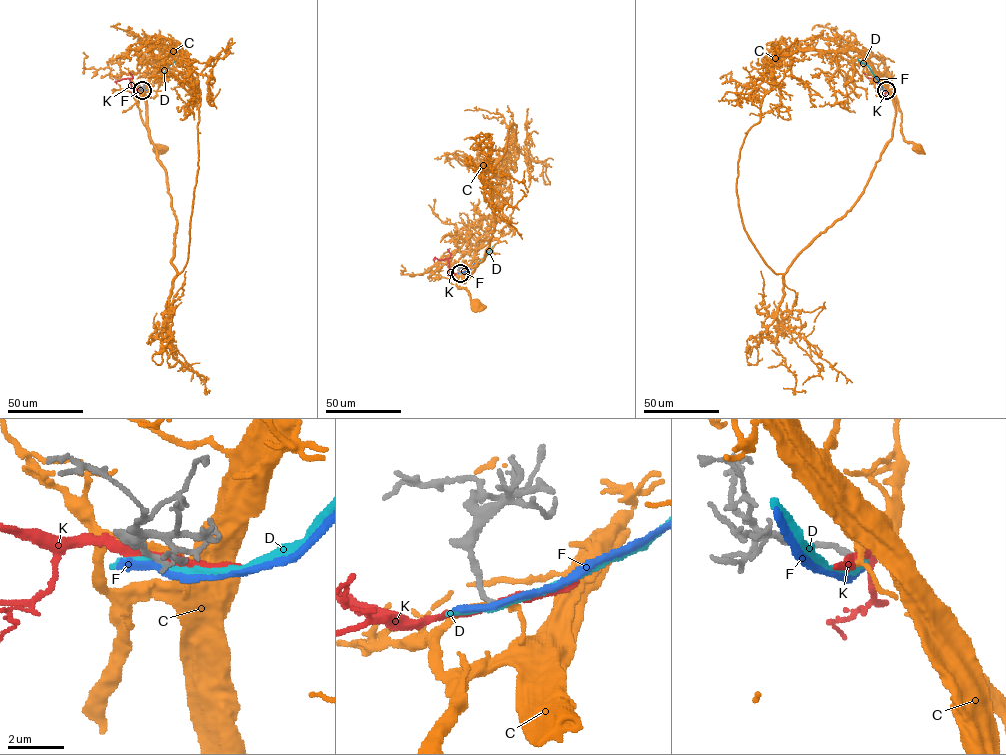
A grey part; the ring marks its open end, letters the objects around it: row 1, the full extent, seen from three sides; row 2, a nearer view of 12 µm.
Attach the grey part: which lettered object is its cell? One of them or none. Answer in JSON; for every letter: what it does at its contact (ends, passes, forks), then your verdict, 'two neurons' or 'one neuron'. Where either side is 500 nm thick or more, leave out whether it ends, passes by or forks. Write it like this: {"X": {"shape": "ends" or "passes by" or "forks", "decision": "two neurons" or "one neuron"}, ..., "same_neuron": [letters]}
{"C": {"shape": "passes by", "decision": "one neuron"}, "D": {"shape": "passes by", "decision": "two neurons"}, "F": {"shape": "passes by", "decision": "two neurons"}, "K": {"shape": "passes by", "decision": "two neurons"}, "same_neuron": ["C"]}

